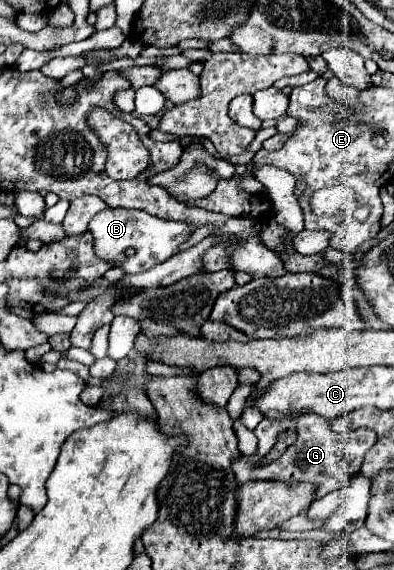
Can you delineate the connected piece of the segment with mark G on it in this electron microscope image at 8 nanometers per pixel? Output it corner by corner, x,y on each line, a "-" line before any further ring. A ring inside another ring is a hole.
297,415
293,419
283,419
283,421
269,421
263,419
257,429
255,429
257,437
259,437
259,453
253,457
239,457
233,463
233,471
237,477
237,483
249,483
249,481
311,481
315,485
319,485
317,489
317,499
327,495
329,491
341,489
345,487
351,477
355,475
353,465
361,465
365,453
375,445
377,435
371,429
355,429
355,443
341,443
339,435
331,431
329,421
321,419
321,415
-
287,429
295,429
297,431
297,441
293,445
287,447
287,451
275,459
269,465
259,465
259,461
269,453
269,449
277,443
279,435
-
349,471
349,477
347,477

